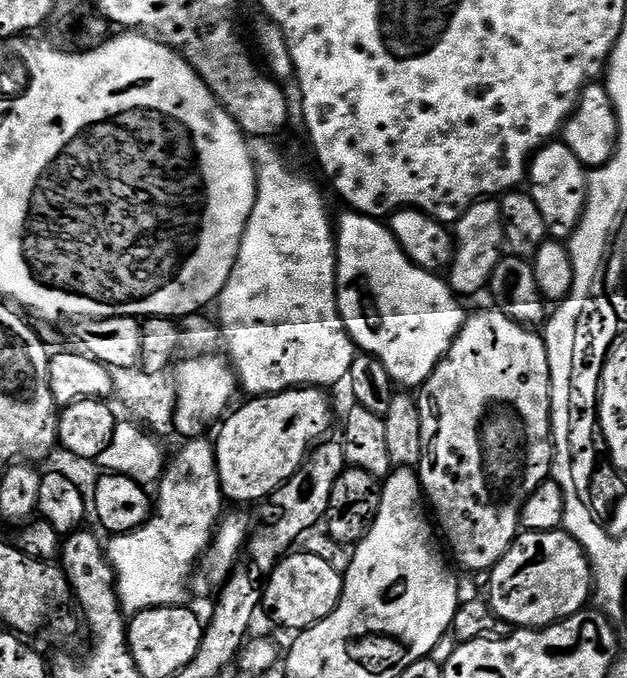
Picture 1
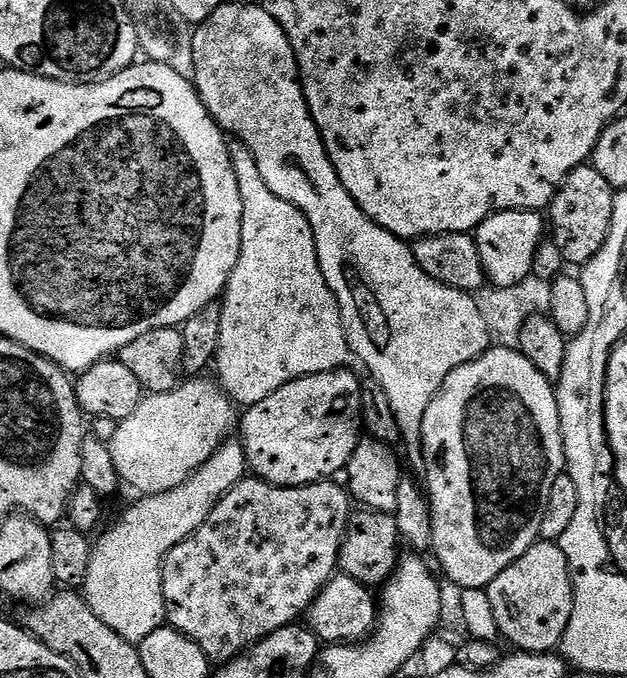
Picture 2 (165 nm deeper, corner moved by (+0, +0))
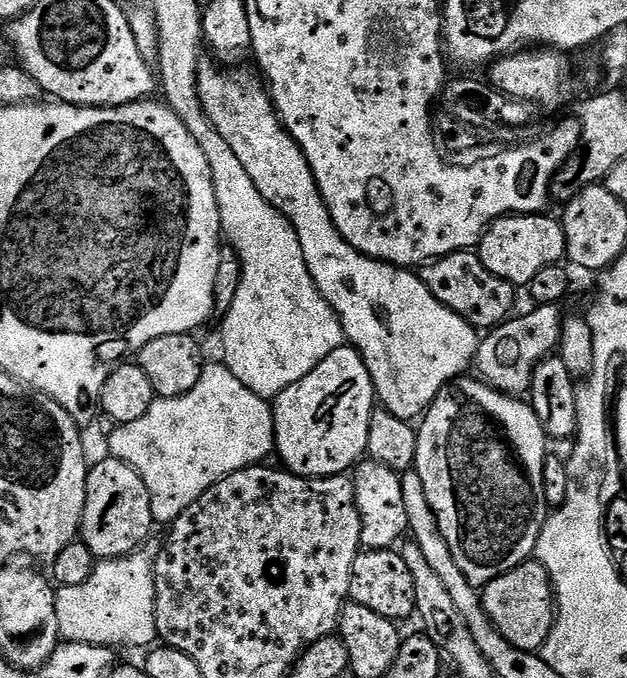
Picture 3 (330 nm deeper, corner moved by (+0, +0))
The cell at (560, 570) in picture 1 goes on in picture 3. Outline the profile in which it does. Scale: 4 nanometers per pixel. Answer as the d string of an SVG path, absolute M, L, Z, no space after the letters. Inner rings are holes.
M529 558L517 568L511 568L506 574L494 578L489 584L483 585L482 603L484 612L492 619L493 626L518 650L539 653L543 649L546 638L552 629L552 622L556 619L556 605L552 591L552 579L548 572L535 558Z

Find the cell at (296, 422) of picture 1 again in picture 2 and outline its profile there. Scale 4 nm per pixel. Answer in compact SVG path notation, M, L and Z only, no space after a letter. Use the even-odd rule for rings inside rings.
M337 370L320 372L317 376L303 376L301 380L295 380L274 390L270 398L262 398L262 402L258 402L243 413L238 424L238 432L241 432L239 435L246 450L249 469L259 479L283 488L301 488L335 477L335 472L343 473L347 469L348 460L362 439L360 411L362 380L348 371Z

